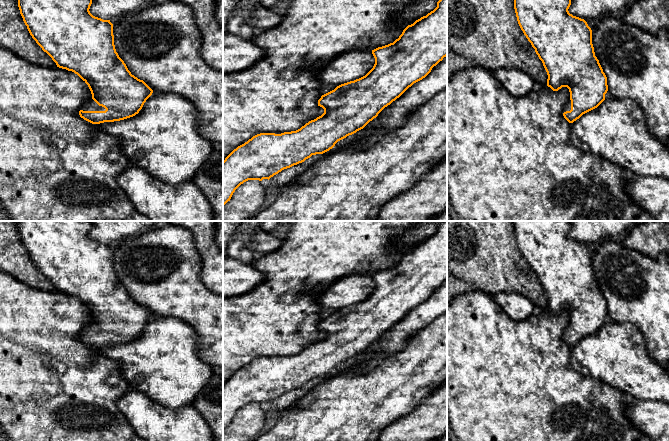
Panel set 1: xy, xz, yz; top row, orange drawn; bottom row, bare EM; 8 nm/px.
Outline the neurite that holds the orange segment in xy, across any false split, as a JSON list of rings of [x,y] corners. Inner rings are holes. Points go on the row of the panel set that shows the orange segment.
[[[18,0],[20,14],[36,43],[57,67],[74,72],[88,85],[92,98],[83,104],[80,117],[92,124],[124,120],[139,113],[153,90],[128,70],[115,49],[113,24],[93,16],[89,11],[91,4],[92,0]]]

